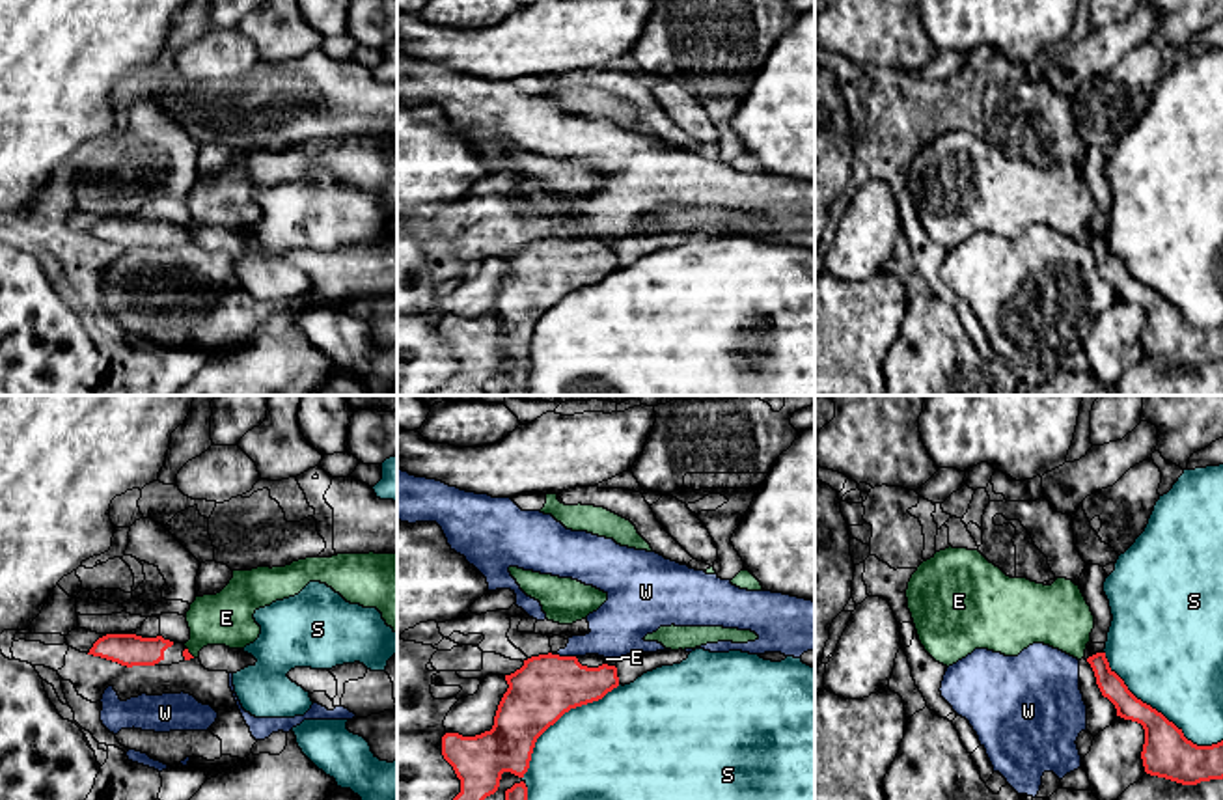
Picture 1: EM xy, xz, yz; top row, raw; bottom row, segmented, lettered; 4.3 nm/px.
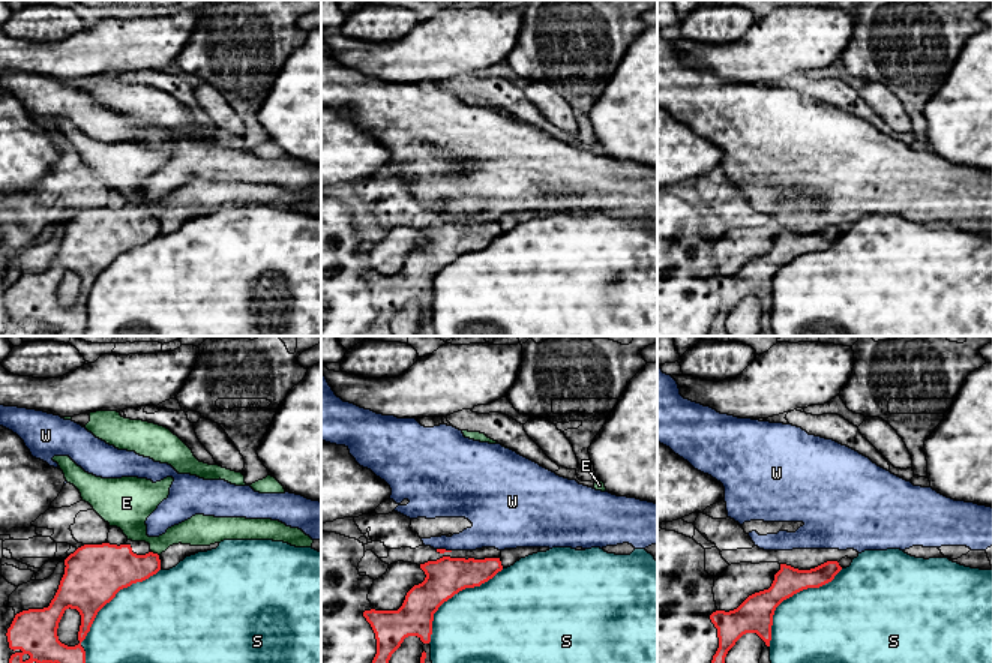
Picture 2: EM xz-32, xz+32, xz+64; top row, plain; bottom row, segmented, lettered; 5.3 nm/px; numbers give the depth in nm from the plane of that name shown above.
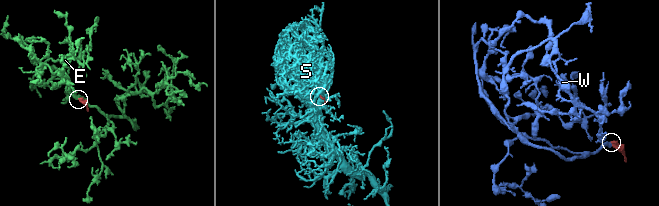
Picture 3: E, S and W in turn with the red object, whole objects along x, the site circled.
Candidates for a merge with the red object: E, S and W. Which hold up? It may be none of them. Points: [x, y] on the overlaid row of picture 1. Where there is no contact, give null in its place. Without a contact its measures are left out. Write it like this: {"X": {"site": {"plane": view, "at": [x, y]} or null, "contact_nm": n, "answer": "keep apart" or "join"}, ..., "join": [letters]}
{"E": {"site": {"plane": "xy", "at": [189, 653]}, "contact_nm": 60, "answer": "keep apart"}, "S": {"site": {"plane": "xz", "at": [549, 726]}, "contact_nm": 650, "answer": "keep apart"}, "W": {"site": {"plane": "xz", "at": [563, 657]}, "contact_nm": 110, "answer": "keep apart"}, "join": []}

